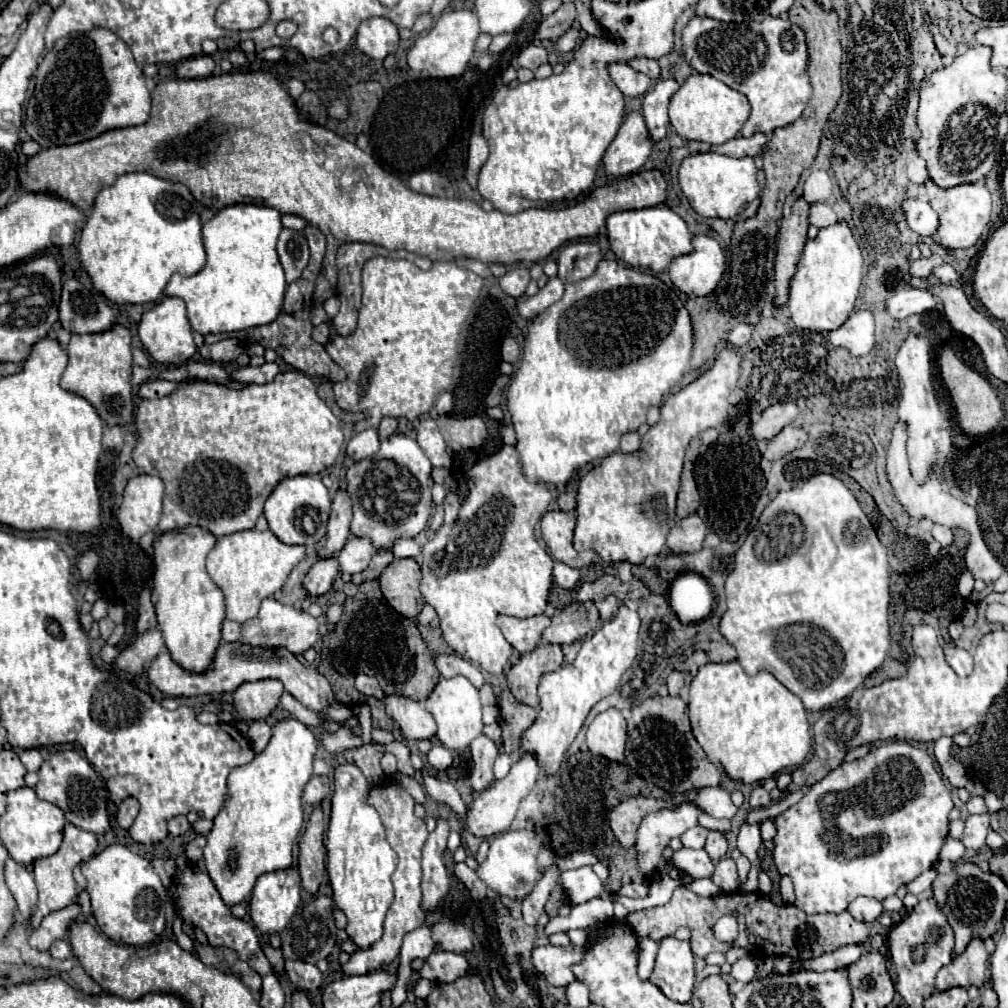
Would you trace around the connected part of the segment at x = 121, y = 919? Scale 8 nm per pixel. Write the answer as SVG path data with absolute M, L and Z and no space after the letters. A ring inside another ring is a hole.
M110 844L102 852L94 854L88 862L82 864L82 874L86 876L86 890L92 898L92 912L100 926L100 930L112 938L114 942L130 944L130 946L144 946L150 944L156 936L162 934L166 926L166 910L168 910L168 890L162 884L160 876L154 872L152 862L140 854L136 854L129 847L122 844Z

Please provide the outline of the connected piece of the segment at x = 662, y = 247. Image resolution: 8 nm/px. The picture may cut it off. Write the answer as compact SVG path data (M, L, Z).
M664 204L642 208L642 210L614 212L608 216L606 228L608 228L608 240L612 252L634 268L644 268L644 270L650 268L654 272L664 272L674 258L692 252L692 244L690 244L692 236L688 232L686 222Z

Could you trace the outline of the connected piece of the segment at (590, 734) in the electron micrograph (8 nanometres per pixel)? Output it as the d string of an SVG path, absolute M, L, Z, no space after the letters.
M616 708L600 712L586 730L586 744L592 754L606 756L614 762L624 762L626 720Z

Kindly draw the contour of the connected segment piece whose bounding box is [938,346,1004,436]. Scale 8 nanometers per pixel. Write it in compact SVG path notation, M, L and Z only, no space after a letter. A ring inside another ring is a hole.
M946 346L940 354L940 374L942 374L942 380L950 392L950 398L954 402L954 408L956 408L956 418L958 418L958 424L960 428L970 434L970 436L982 436L982 434L990 434L998 424L1000 420L1004 418L1004 410L1002 410L1002 402L1000 398L996 396L996 392L992 390L990 382L978 374L976 370L968 368L962 360L956 358L954 350L950 346Z

